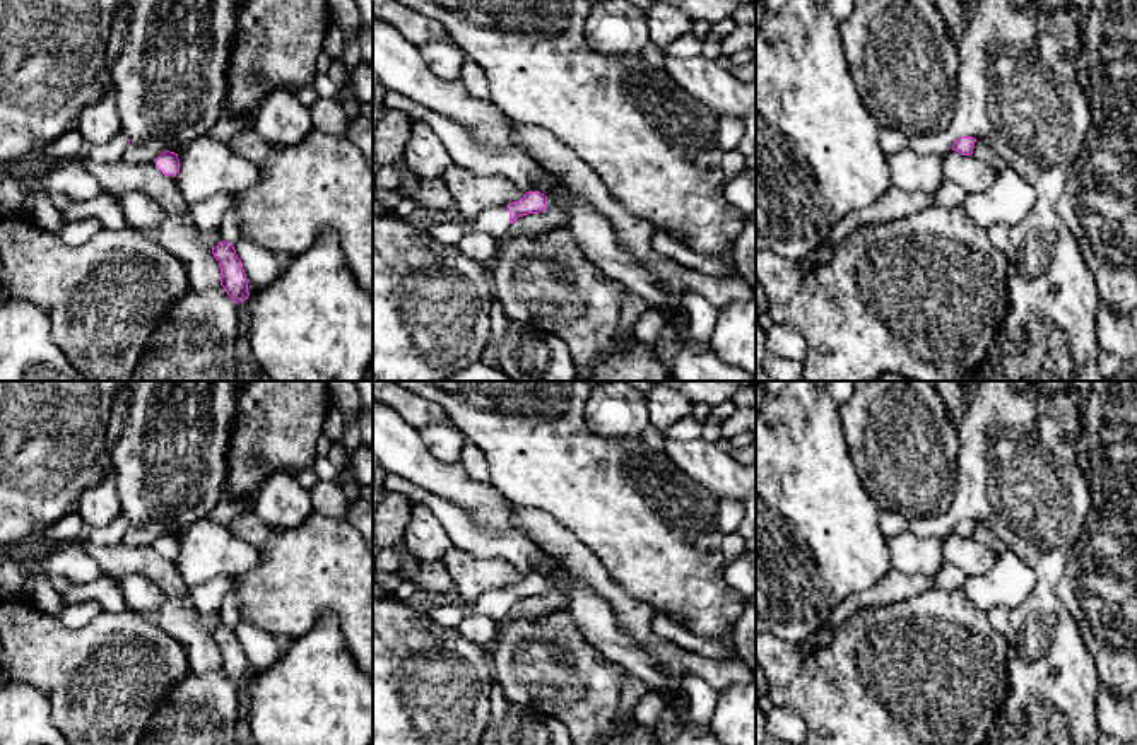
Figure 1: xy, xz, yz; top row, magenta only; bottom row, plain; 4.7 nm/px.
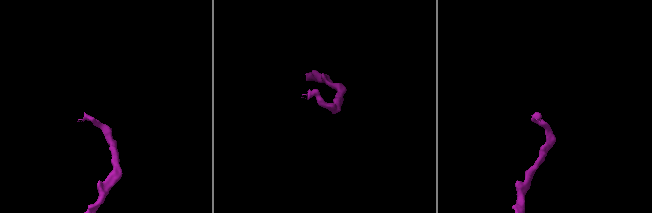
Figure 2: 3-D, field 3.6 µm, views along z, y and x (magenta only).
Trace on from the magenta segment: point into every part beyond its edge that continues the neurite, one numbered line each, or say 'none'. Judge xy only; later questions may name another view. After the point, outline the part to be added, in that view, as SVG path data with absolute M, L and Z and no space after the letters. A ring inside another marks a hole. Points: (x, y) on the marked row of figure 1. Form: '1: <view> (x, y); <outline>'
1: xy (111, 151); M120 130L109 142L103 145L85 147L80 155L85 155L94 162L115 162L121 159L127 147L127 135Z

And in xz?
1: xz (493, 221); M508 207L487 208L475 220L472 220L467 231L486 232L494 238L501 238L510 227Z

